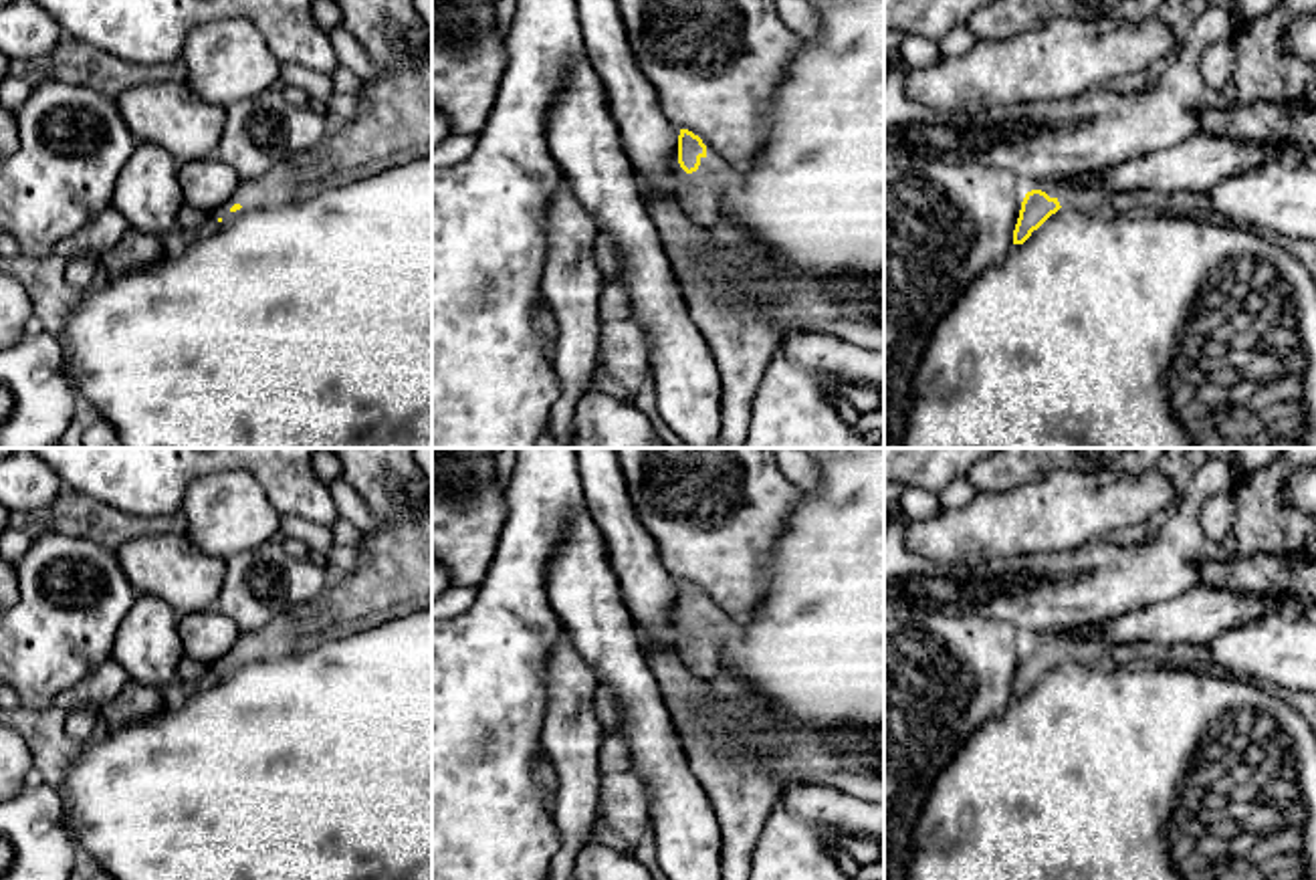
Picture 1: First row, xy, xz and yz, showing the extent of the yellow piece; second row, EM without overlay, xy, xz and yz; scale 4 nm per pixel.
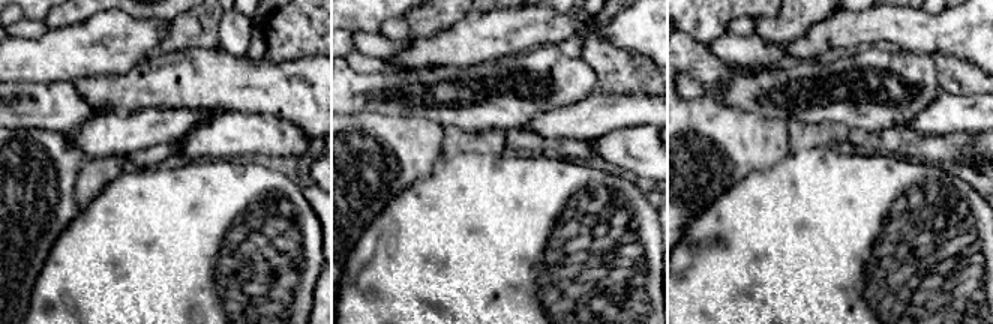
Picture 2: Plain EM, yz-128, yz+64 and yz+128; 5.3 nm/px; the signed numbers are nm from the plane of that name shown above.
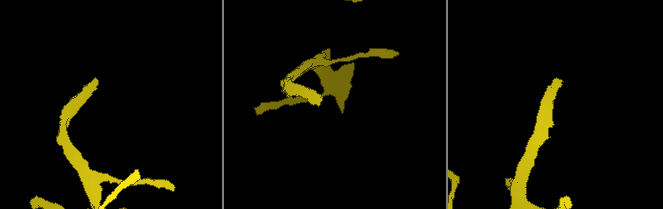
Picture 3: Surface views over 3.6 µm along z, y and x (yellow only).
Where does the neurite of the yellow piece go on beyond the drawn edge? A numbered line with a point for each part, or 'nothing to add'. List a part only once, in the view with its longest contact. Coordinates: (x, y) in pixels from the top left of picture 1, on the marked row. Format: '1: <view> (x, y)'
1: xz (699, 196)

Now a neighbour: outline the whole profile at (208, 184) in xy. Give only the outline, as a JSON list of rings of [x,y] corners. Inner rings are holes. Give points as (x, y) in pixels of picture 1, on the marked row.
[[[216,155],[180,163],[178,184],[186,206],[222,218],[246,188],[242,178]]]

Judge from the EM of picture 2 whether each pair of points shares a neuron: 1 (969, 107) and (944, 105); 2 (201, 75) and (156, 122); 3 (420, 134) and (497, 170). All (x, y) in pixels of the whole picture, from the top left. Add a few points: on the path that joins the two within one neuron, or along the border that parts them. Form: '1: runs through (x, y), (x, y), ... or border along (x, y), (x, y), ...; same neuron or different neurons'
1: runs through (963, 107), (950, 107); same neuron
2: border along (204, 110), (143, 108), (134, 113); different neurons
3: border along (450, 152), (426, 177); different neurons

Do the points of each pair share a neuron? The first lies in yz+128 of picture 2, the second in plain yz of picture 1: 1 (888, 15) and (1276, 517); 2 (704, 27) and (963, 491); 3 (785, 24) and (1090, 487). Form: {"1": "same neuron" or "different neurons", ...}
{"1": "different neurons", "2": "different neurons", "3": "different neurons"}

